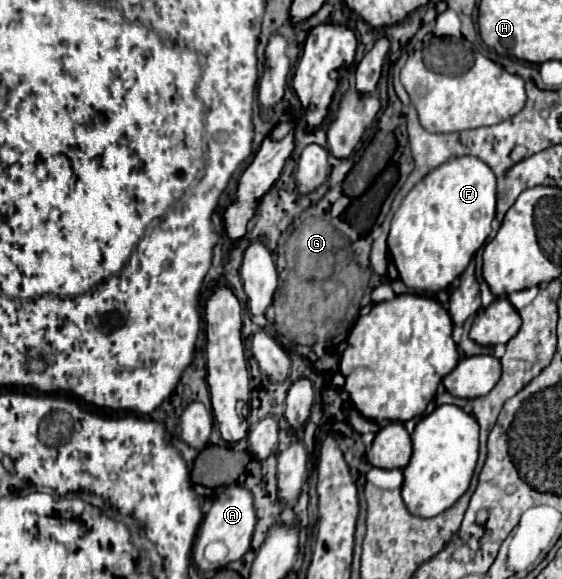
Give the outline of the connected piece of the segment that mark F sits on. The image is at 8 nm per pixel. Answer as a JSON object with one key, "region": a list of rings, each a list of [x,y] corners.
{"region":[[[458,156],[450,158],[442,166],[428,172],[402,200],[398,212],[392,218],[392,228],[388,236],[388,250],[392,260],[400,272],[400,280],[414,290],[438,292],[452,284],[458,278],[470,258],[476,254],[478,248],[484,246],[496,212],[496,176],[486,162],[476,156]]]}

